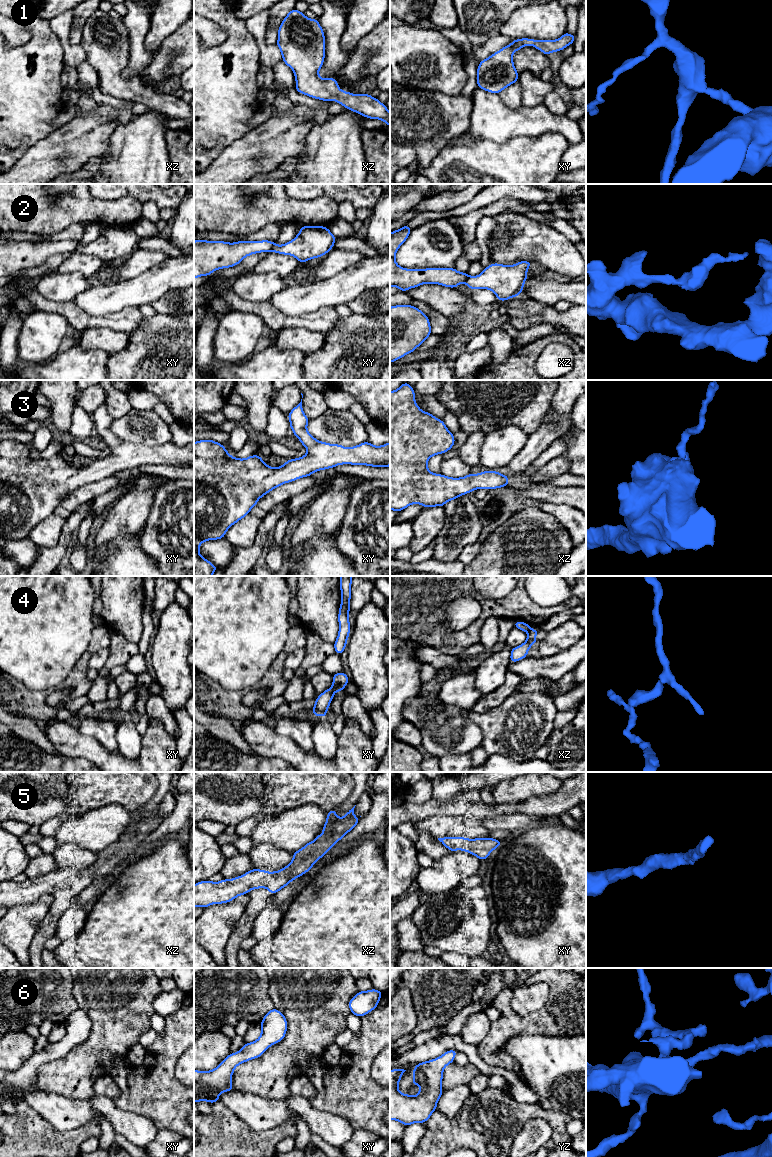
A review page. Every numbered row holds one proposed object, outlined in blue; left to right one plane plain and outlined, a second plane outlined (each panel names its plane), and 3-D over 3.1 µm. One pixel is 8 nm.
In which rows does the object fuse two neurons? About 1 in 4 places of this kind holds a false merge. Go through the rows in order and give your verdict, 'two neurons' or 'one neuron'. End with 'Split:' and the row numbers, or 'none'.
1: one neuron
2: two neurons
3: one neuron
4: two neurons
5: one neuron
6: one neuron
Split: 2, 4

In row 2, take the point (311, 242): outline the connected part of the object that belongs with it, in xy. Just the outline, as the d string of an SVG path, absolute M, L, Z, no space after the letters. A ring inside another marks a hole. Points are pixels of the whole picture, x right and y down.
M302 226L296 237L283 244L274 243L274 253L292 255L300 263L327 254L333 247L336 237L325 226Z

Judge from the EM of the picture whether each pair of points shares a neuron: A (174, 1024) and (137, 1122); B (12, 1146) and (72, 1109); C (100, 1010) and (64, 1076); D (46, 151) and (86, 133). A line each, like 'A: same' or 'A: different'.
A: different
B: different
C: same
D: same

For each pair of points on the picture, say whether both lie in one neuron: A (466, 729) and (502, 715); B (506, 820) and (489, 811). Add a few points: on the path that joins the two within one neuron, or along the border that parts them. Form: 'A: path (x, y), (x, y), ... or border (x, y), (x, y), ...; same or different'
A: border (469, 710), (469, 718), (481, 730), (481, 744); different
B: border (520, 812), (497, 815), (484, 820); different

